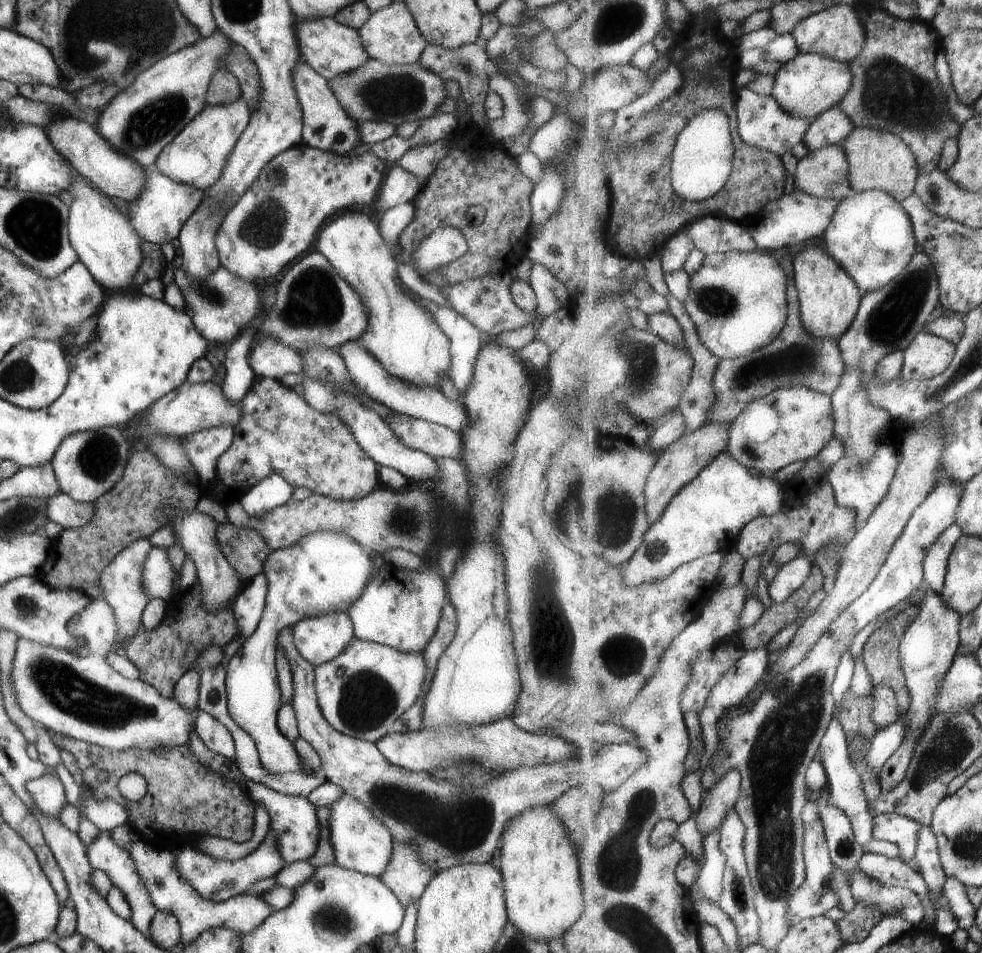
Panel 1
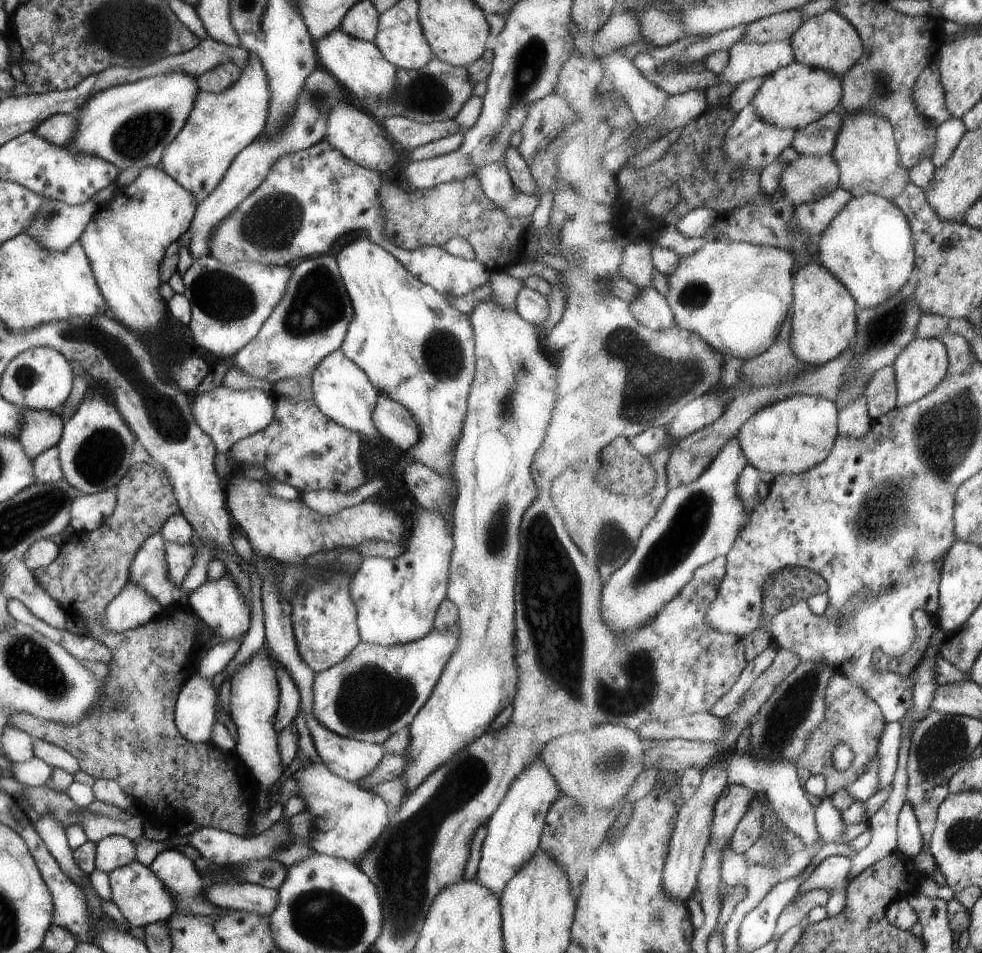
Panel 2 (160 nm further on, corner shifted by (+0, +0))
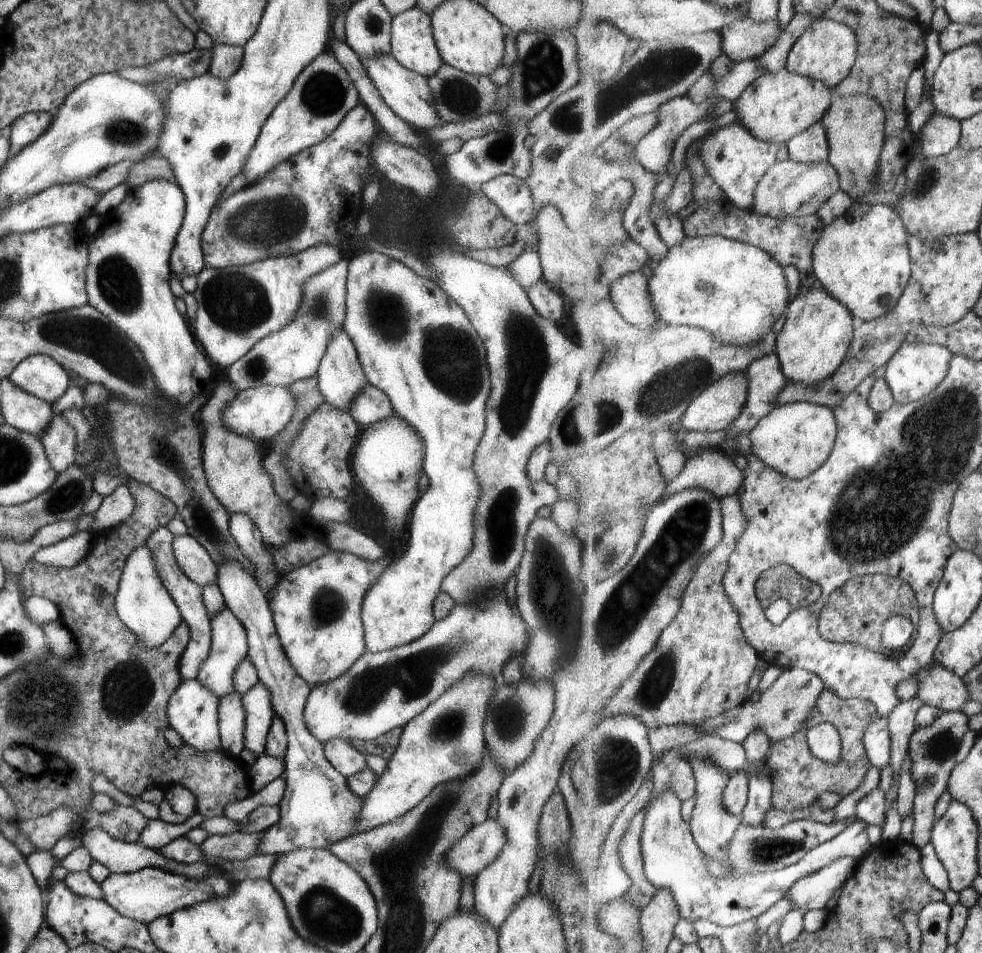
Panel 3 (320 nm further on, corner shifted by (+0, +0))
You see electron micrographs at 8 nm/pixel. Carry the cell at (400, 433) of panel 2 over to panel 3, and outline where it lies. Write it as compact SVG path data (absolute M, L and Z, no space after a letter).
M365 383L348 402L348 413L354 421L367 426L376 420L393 415L394 410L384 392Z

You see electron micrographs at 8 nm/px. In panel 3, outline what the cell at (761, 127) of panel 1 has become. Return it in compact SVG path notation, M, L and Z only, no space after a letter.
M739 122L711 132L702 142L700 157L707 167L711 178L719 188L728 196L727 200L742 209L751 209L754 203L754 192L759 181L767 171L778 161L780 149L778 143L766 143L755 138Z

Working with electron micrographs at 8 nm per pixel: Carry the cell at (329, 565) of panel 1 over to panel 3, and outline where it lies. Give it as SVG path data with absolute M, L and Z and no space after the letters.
M257 681L240 697L244 708L244 749L255 756L262 754L266 734L275 716L271 706L270 694L261 681Z

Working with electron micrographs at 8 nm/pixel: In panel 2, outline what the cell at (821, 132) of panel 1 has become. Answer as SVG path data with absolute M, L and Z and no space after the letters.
M833 111L817 122L797 130L792 146L808 157L831 155L842 125L841 111Z

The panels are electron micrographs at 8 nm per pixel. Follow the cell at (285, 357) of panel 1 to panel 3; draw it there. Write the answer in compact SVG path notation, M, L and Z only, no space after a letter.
M363 252L363 254L353 256L353 258L348 261L343 302L344 317L341 327L347 333L352 345L355 347L366 382L378 388L381 392L384 392L387 398L389 398L394 414L405 419L417 431L423 443L422 471L428 478L426 489L418 495L415 504L410 510L411 516L409 516L405 550L401 552L401 556L392 558L392 563L378 575L376 581L363 595L361 601L360 617L364 628L364 647L370 653L378 653L407 644L419 638L419 636L431 628L432 622L434 621L432 602L435 595L441 591L440 582L452 568L455 568L455 566L465 558L465 555L471 548L472 515L474 514L474 508L480 493L480 486L472 467L472 461L474 460L474 450L484 429L484 410L486 409L486 400L491 390L490 372L486 365L486 350L484 349L482 339L479 338L473 325L469 322L464 310L461 309L452 298L449 298L439 286L436 285L435 281L417 275L414 270L411 270L411 268L395 259L383 256L381 253L377 254L376 252Z

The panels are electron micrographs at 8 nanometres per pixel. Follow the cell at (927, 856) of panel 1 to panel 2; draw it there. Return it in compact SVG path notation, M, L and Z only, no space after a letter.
M907 801L898 818L898 848L913 858L923 852L924 839L913 805Z

